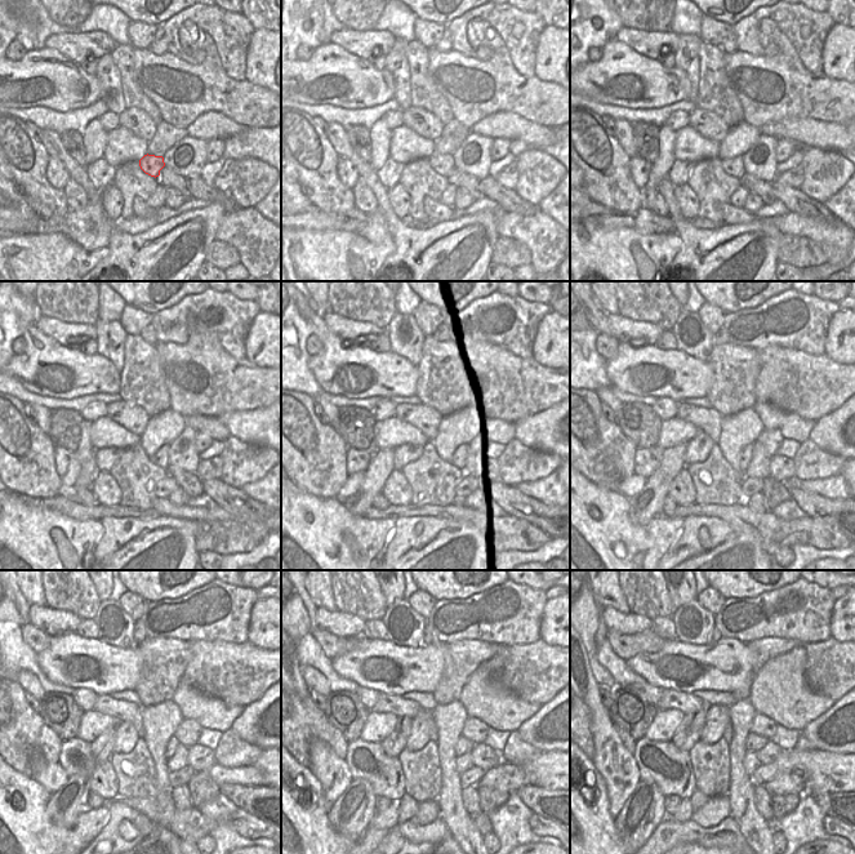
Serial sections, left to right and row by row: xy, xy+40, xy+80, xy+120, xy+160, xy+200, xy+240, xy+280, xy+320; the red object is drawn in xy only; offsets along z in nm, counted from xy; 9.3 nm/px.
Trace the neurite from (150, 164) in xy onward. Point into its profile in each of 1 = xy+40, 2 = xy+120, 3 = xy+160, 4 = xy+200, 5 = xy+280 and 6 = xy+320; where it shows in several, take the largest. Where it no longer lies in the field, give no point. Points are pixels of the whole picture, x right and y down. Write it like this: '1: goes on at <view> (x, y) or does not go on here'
1: goes on at xy+40 (442, 164)
2: goes on at xy+120 (160, 458)
3: goes on at xy+160 (459, 456)
4: goes on at xy+200 (747, 453)
5: goes on at xy+280 (463, 744)
6: goes on at xy+320 (755, 742)

